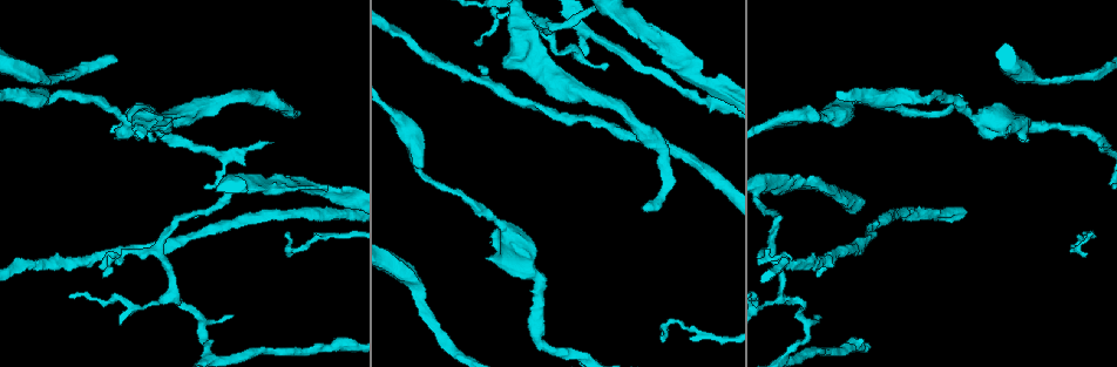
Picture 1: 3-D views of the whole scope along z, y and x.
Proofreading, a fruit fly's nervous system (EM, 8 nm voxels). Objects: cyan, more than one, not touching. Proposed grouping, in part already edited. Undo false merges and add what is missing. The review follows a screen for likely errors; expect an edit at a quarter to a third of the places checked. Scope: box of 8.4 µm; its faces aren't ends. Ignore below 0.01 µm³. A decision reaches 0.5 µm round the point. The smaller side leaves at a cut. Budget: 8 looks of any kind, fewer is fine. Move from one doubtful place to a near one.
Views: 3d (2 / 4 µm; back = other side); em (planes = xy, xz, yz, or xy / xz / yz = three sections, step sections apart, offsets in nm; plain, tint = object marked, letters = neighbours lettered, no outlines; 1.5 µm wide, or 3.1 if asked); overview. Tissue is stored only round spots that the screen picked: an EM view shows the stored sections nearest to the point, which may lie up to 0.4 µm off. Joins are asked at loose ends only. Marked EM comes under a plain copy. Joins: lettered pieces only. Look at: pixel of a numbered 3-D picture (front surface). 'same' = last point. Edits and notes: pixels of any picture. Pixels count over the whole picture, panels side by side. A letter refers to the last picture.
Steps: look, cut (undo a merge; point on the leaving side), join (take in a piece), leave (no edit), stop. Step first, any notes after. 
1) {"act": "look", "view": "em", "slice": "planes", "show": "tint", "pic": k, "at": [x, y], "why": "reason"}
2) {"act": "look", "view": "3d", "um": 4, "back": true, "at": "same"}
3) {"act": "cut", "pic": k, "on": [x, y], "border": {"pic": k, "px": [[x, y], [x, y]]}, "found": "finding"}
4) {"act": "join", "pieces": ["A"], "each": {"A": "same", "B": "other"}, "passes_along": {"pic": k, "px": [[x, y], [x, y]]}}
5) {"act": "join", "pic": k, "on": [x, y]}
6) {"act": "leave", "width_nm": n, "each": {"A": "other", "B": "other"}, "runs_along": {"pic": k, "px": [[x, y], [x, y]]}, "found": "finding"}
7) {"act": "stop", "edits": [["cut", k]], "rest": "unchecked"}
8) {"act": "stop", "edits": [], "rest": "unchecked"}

{"act": "look", "view": "em", "slice": "planes", "show": "tint", "pic": 1, "at": [1052, 81], "why": "narrows sharply"}

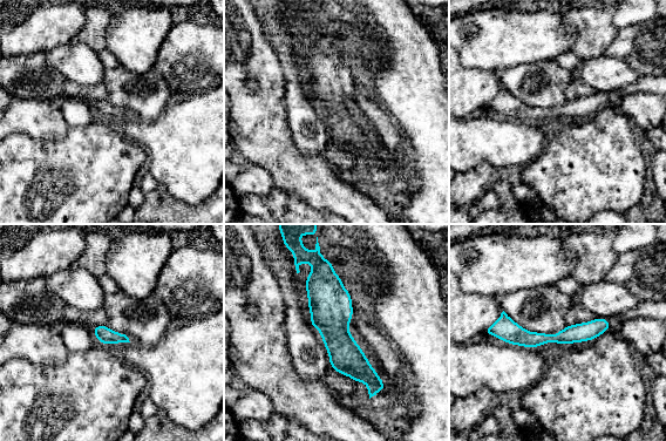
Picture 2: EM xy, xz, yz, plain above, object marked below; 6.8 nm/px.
{"act": "look", "view": "em", "slice": "planes", "show": "letters", "at": "same"}

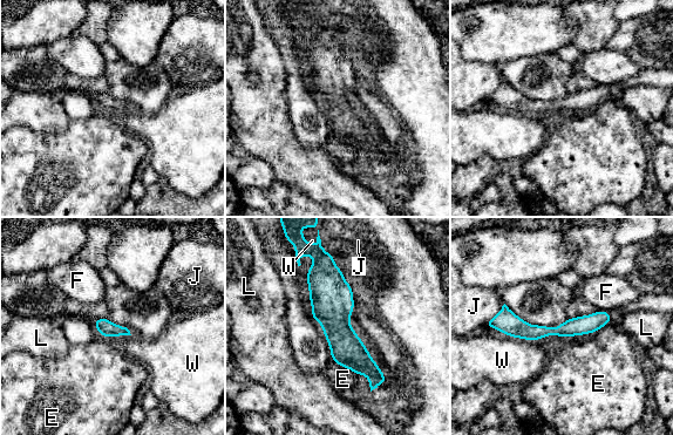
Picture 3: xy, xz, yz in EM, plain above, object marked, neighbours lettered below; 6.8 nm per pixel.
{"act": "leave", "each": {"E": "other", "F": "other", "J": "other", "L": "other", "W": "other"}, "border": {"pic": 3, "px": [[502, 333], [535, 341]]}, "found": "continuous, no second cell"}

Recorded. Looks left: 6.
{"act": "look", "view": "3d", "um": 4, "pic": 1, "at": [421, 170], "why": "sudden change in width"}

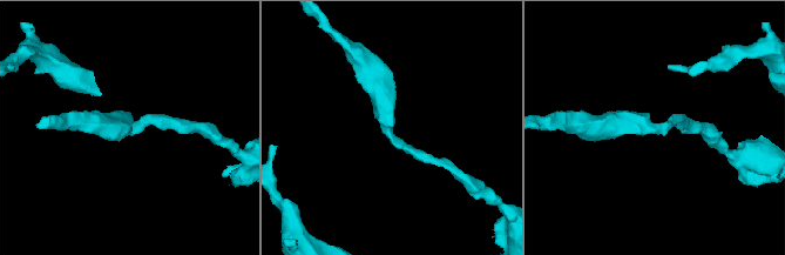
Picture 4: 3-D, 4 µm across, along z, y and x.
{"act": "look", "view": "em", "slice": "planes", "show": "letters", "pic": 4, "at": [385, 129]}

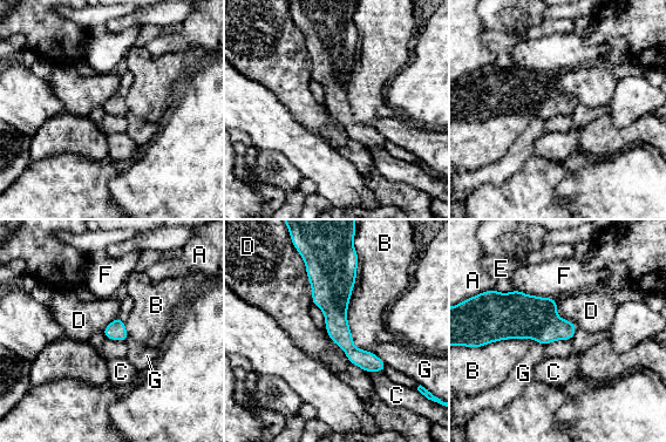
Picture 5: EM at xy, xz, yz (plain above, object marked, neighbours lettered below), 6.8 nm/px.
{"act": "leave", "each": {"A": "other", "B": "other", "C": "other", "D": "other", "E": "other", "F": "other", "G": "other"}, "runs_along": {"pic": 5, "px": [[331, 262], [337, 327], [381, 368]]}, "found": "one cell here"}

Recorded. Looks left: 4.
{"act": "look", "view": "3d", "um": 4, "pic": 1, "at": [172, 292], "why": "three-way junction"}

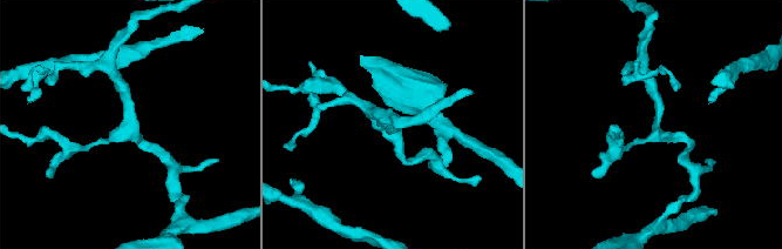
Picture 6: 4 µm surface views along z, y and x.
{"act": "look", "view": "em", "slice": "xz", "step": 8, "show": "tint", "pic": 6, "at": [656, 129], "why": "need the tissue"}

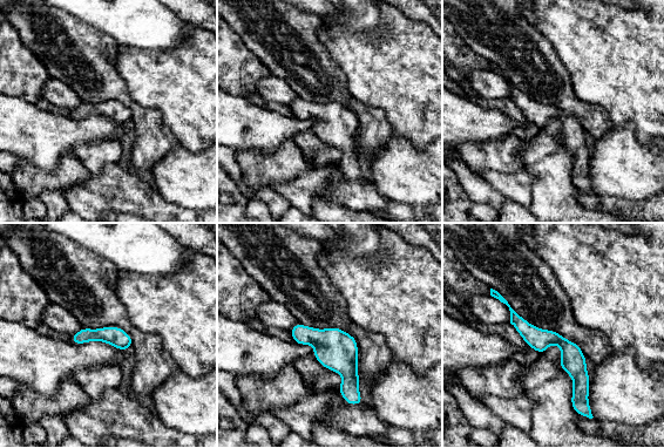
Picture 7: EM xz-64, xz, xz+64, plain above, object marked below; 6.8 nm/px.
{"act": "look", "view": "em", "slice": "planes", "show": "letters", "at": "same"}

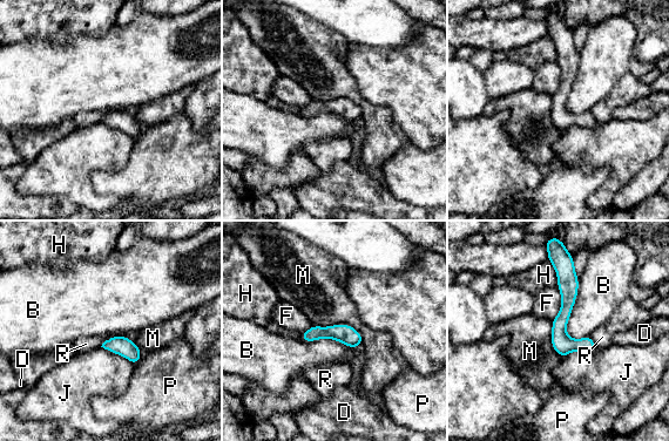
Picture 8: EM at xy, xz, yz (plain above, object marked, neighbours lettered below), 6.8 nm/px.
{"act": "leave", "each": {"B": "other", "D": "other", "F": "other", "H": "other", "J": "other", "M": "other", "P": "other", "R": "other"}, "border": {"pic": 8, "px": [[579, 277], [566, 327], [573, 339]]}, "found": "continuous, no second cell"}

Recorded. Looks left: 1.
{"act": "stop", "edits": [], "rest": "unchecked"}

